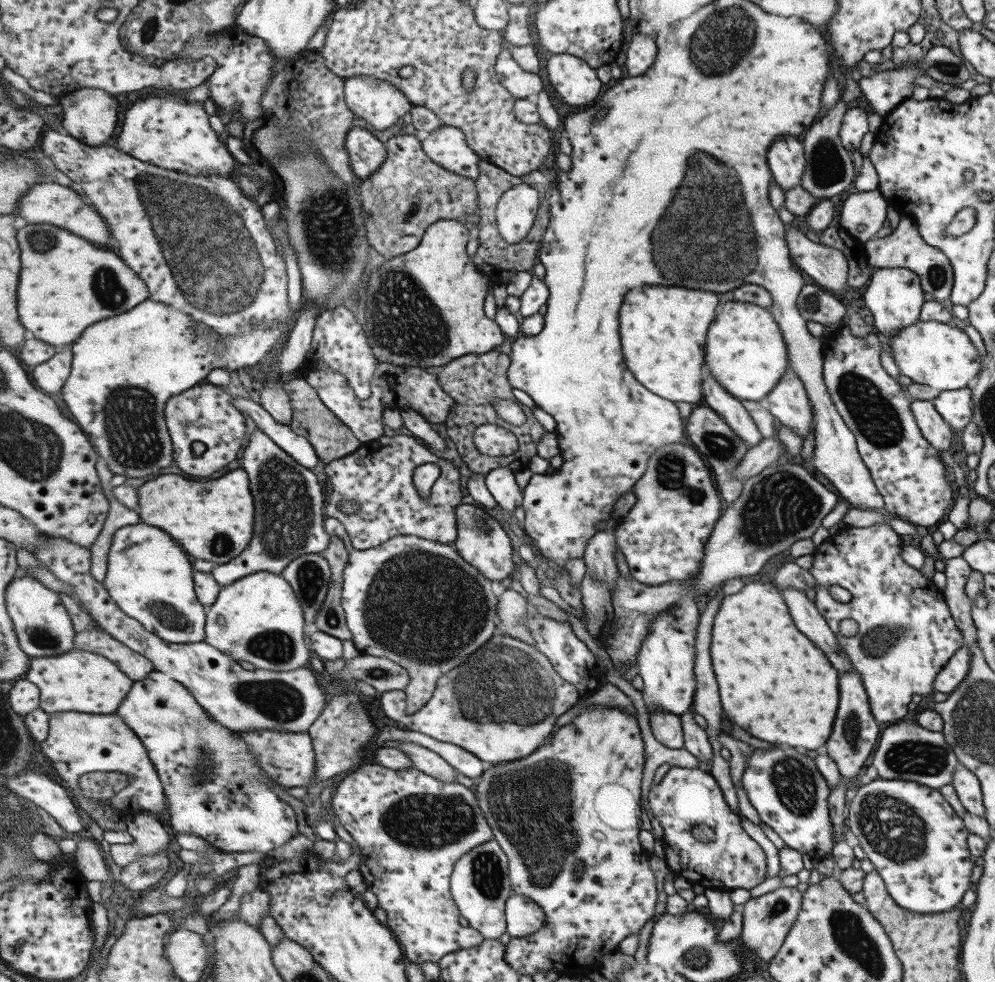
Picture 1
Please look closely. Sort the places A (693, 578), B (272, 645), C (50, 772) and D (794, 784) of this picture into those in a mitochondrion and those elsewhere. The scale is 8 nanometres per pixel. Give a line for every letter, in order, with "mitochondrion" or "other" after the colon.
A: other
B: mitochondrion
C: other
D: mitochondrion

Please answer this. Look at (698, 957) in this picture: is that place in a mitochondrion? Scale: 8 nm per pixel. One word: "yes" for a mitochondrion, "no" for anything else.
yes

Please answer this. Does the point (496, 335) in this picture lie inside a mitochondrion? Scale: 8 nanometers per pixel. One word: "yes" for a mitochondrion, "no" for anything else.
no

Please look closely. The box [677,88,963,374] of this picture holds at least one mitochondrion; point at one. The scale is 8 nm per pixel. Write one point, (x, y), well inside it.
(826, 168)

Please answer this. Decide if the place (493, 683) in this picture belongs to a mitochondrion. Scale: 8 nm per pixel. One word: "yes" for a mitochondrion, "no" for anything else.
yes

